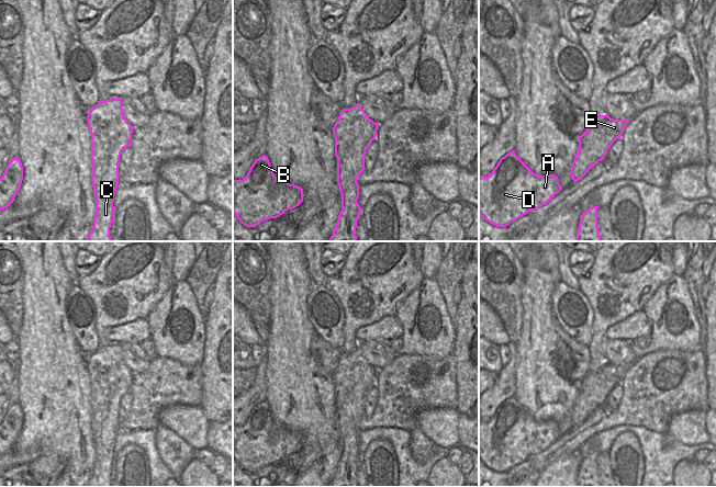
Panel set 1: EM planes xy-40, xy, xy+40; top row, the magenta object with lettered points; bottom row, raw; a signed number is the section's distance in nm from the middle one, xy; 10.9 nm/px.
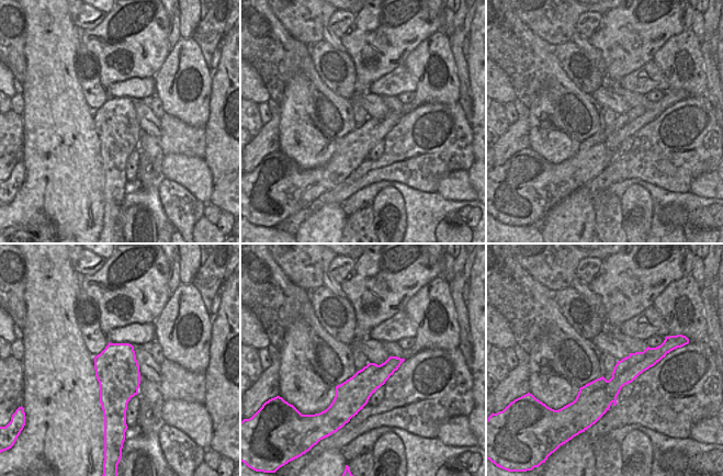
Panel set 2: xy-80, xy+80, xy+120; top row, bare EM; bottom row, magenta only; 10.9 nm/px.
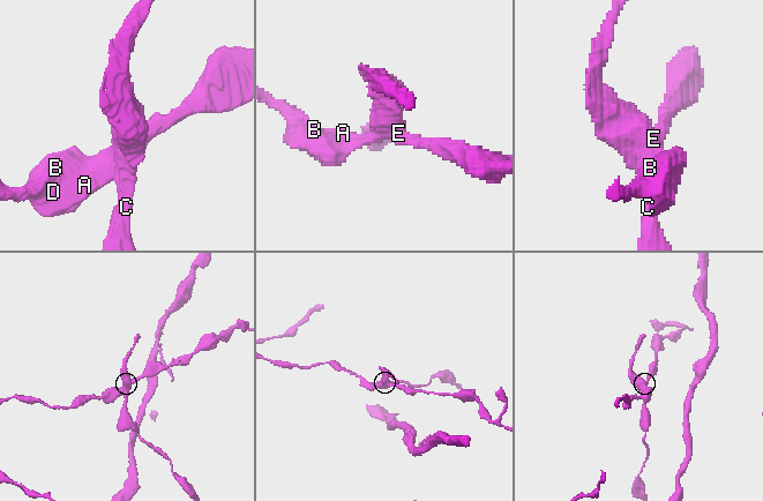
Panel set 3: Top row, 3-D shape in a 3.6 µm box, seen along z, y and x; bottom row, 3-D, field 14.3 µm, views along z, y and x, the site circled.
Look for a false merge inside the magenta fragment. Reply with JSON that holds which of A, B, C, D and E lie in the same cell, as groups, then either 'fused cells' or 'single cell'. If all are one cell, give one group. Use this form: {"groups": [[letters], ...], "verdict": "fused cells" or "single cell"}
{"groups": [["A", "B", "D", "E"], ["C"]], "verdict": "fused cells"}

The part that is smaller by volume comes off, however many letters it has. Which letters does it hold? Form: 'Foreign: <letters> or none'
Foreign: C

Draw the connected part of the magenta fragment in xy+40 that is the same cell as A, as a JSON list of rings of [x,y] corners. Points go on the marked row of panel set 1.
[[[512,150],[488,177],[479,177],[479,214],[496,227],[506,227],[561,190],[557,175],[534,173]]]

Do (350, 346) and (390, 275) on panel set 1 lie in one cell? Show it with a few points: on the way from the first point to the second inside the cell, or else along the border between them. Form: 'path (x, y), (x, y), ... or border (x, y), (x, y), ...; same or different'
path (354, 327), (362, 318), (371, 316), (375, 294); same

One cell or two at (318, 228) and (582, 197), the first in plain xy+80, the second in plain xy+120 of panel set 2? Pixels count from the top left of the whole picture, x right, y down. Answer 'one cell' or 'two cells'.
one cell

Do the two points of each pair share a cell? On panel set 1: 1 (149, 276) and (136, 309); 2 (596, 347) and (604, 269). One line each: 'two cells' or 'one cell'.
1: one cell
2: one cell

